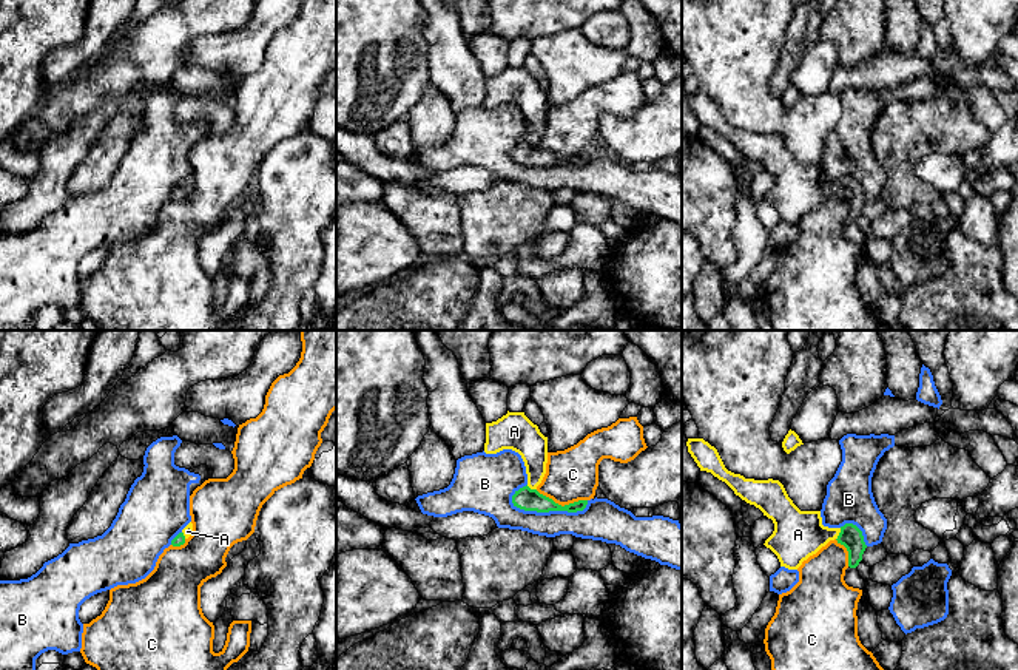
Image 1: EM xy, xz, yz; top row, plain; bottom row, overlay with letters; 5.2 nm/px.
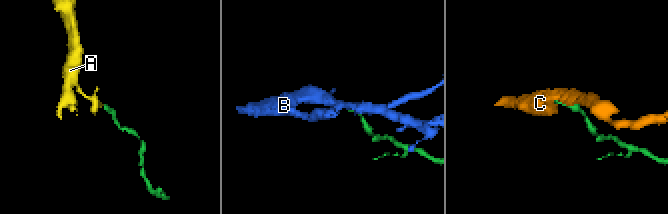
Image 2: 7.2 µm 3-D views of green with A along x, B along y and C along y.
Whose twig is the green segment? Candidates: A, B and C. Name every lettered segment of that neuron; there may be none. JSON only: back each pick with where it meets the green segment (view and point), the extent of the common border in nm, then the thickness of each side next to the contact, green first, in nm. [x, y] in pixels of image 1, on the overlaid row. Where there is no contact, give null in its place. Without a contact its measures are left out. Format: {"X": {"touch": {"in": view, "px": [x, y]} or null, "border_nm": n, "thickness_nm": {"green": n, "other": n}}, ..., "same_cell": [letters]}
{"A": {"touch": {"in": "yz", "px": [839, 534]}, "border_nm": 70, "thickness_nm": {"green": 120, "other": 260}}, "same_cell": ["A"]}

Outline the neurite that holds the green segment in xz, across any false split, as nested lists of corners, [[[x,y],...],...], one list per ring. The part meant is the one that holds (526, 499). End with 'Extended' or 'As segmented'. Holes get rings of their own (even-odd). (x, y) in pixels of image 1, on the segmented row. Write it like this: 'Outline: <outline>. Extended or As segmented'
Outline: [[[509,412],[497,421],[486,423],[486,454],[497,454],[503,449],[518,452],[524,462],[528,485],[512,496],[514,506],[524,511],[583,511],[588,500],[578,500],[569,505],[558,505],[552,499],[540,494],[537,486],[546,474],[548,437],[534,425],[524,412]]]. Extended

